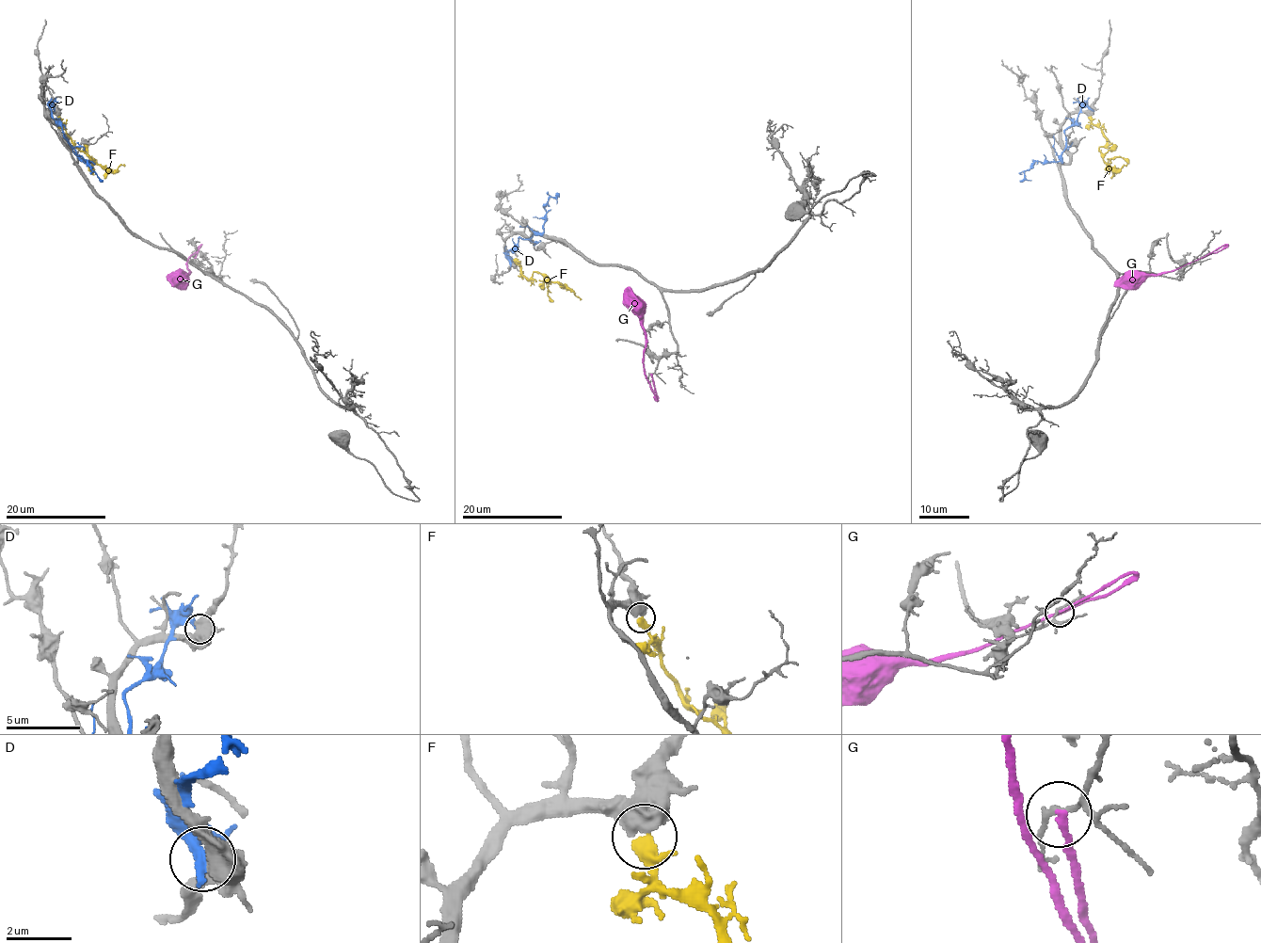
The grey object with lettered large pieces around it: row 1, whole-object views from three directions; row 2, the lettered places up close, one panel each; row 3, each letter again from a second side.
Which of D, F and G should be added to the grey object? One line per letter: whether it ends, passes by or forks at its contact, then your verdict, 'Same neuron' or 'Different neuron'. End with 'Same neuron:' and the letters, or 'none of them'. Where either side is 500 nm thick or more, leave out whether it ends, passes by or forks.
D: Different neuron
F: Different neuron
G: It ends there. Different neuron
Same neuron: none of them

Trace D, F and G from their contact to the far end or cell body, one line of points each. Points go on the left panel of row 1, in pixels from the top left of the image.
D: (55, 109), (52, 106), (52, 117), (61, 125), (66, 140), (88, 162), (88, 167), (100, 181)
F: (58, 117), (71, 142), (95, 165), (111, 169), (125, 165)
G: (194, 257), (196, 252), (188, 259), (189, 271), (171, 285)

